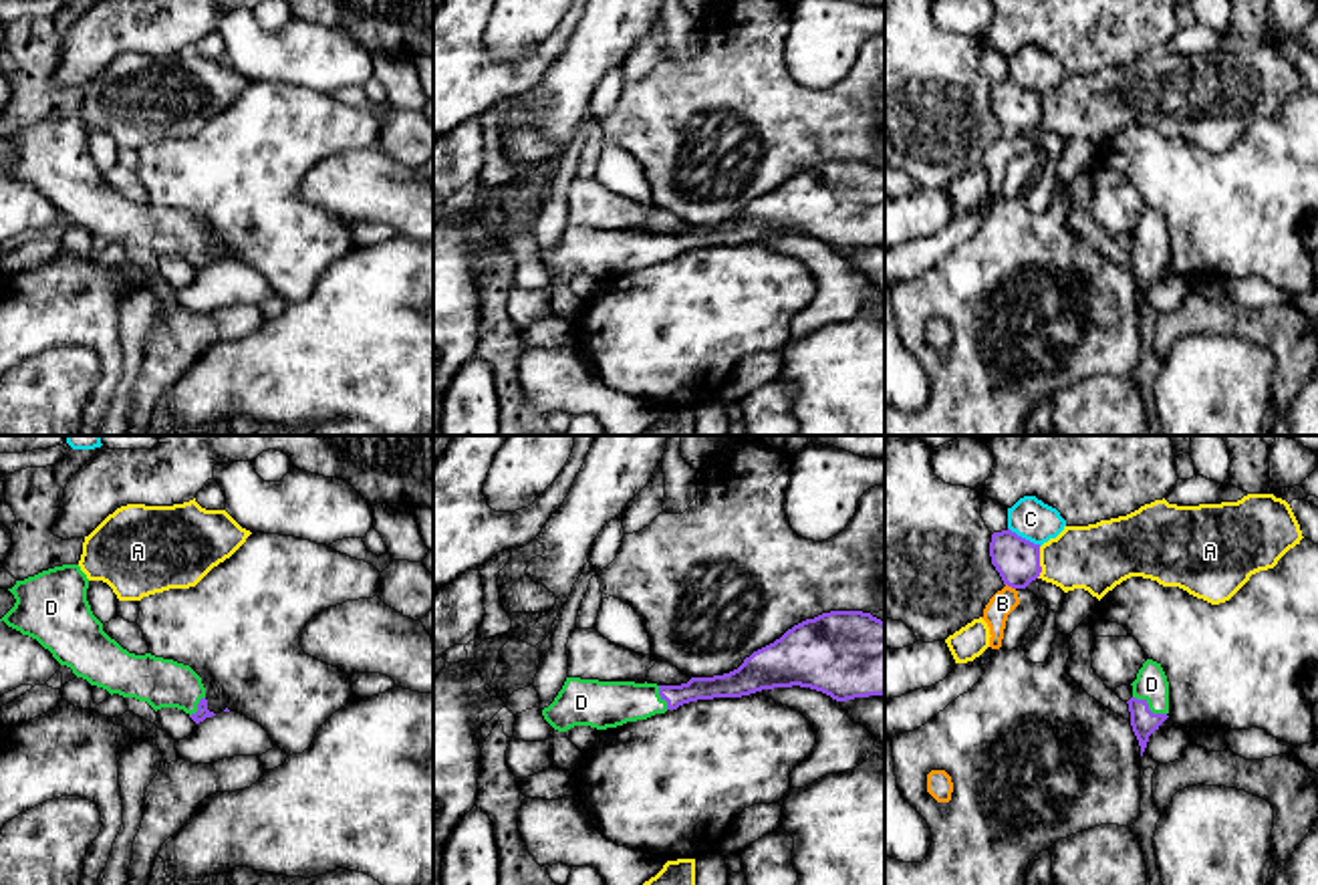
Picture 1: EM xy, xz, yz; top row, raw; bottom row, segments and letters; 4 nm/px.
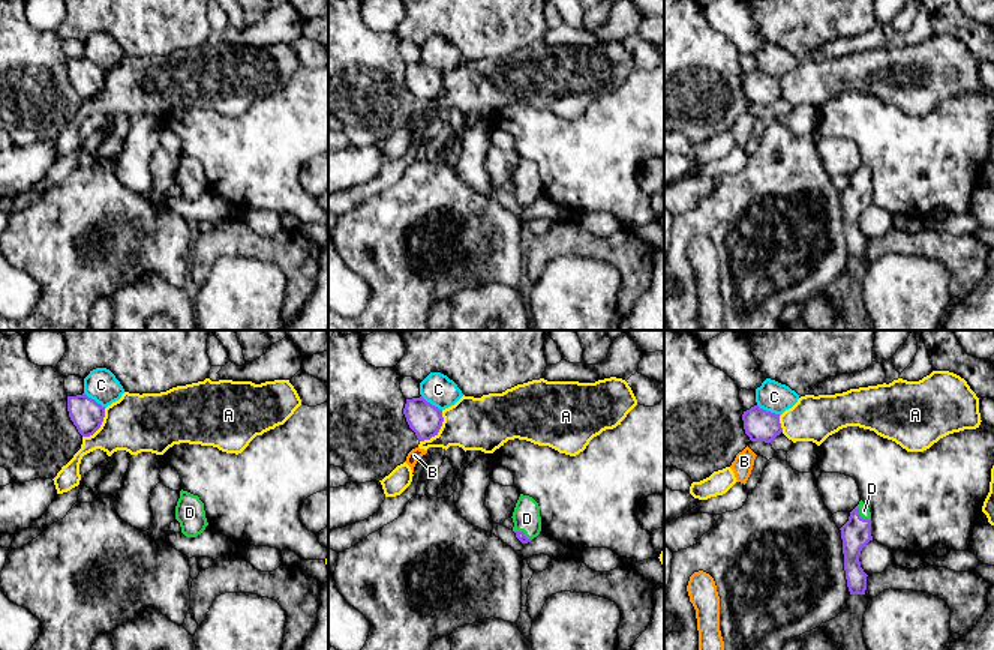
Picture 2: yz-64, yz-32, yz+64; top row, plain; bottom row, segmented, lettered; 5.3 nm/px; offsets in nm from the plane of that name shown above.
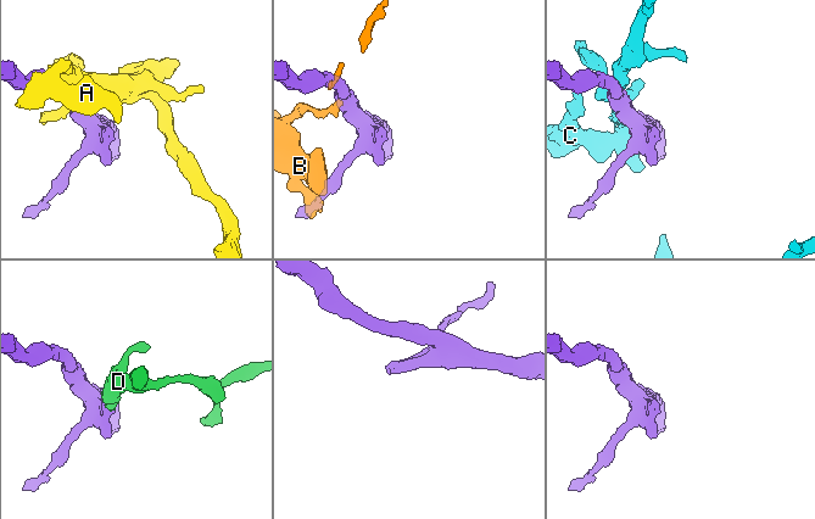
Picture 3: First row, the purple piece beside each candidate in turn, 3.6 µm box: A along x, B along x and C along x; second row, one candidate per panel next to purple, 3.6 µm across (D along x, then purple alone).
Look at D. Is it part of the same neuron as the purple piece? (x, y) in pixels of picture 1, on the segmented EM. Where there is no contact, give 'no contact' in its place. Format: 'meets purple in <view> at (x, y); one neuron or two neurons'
meets purple in yz at (1147, 708); one neuron

